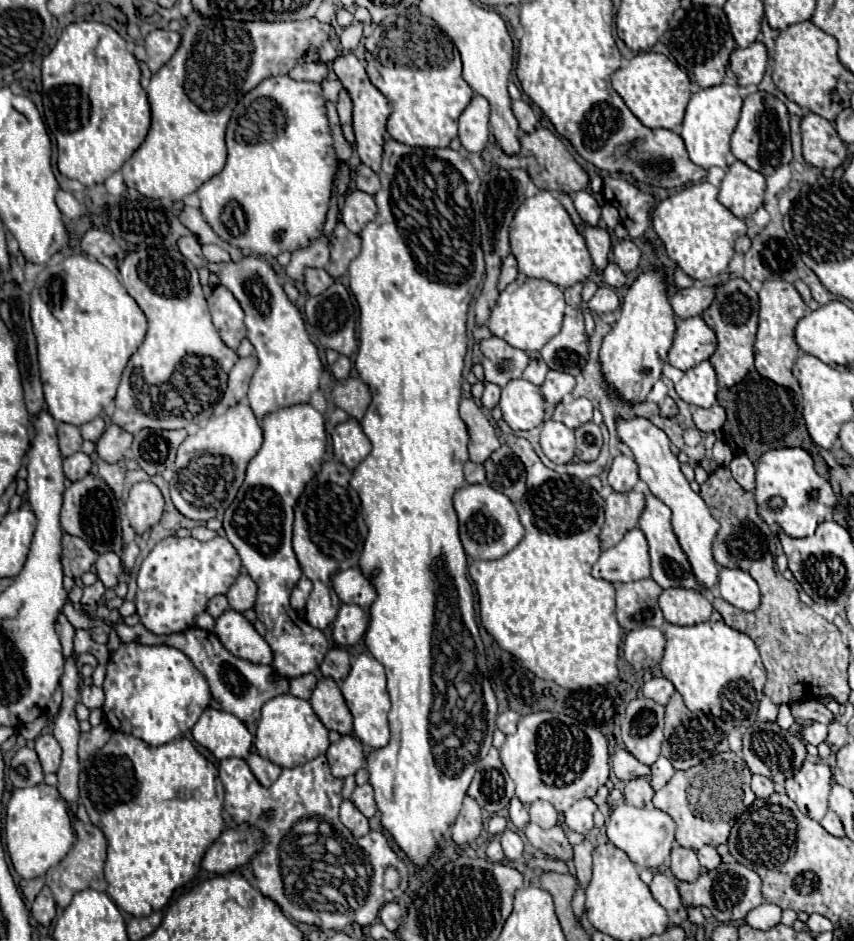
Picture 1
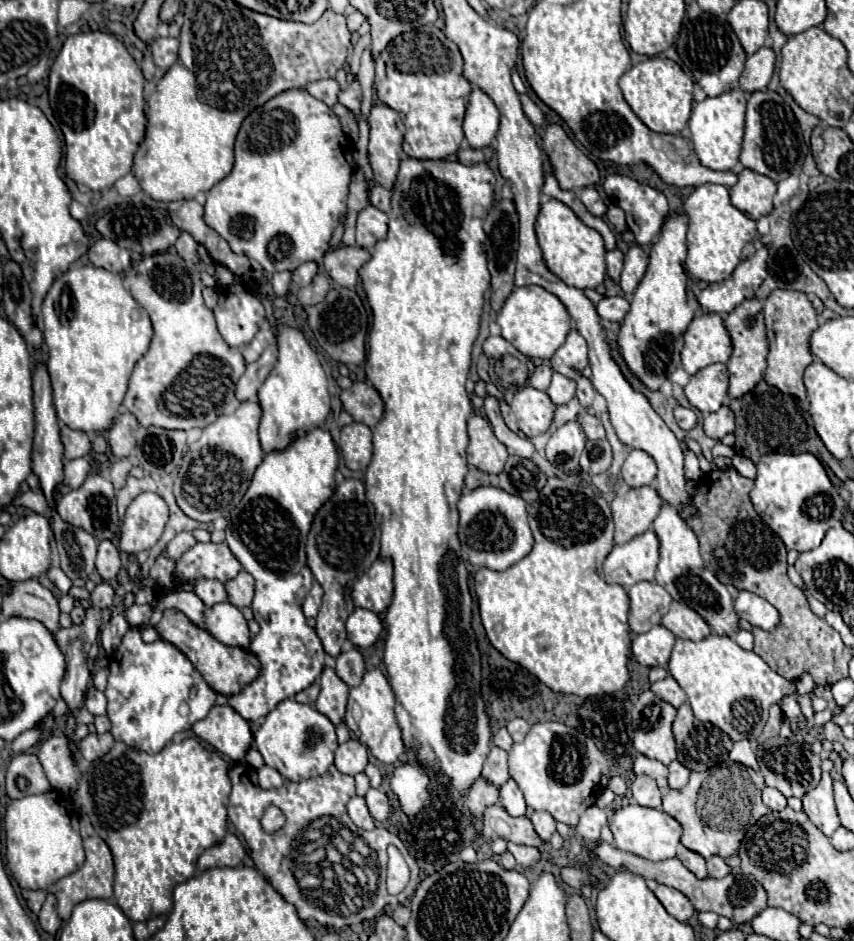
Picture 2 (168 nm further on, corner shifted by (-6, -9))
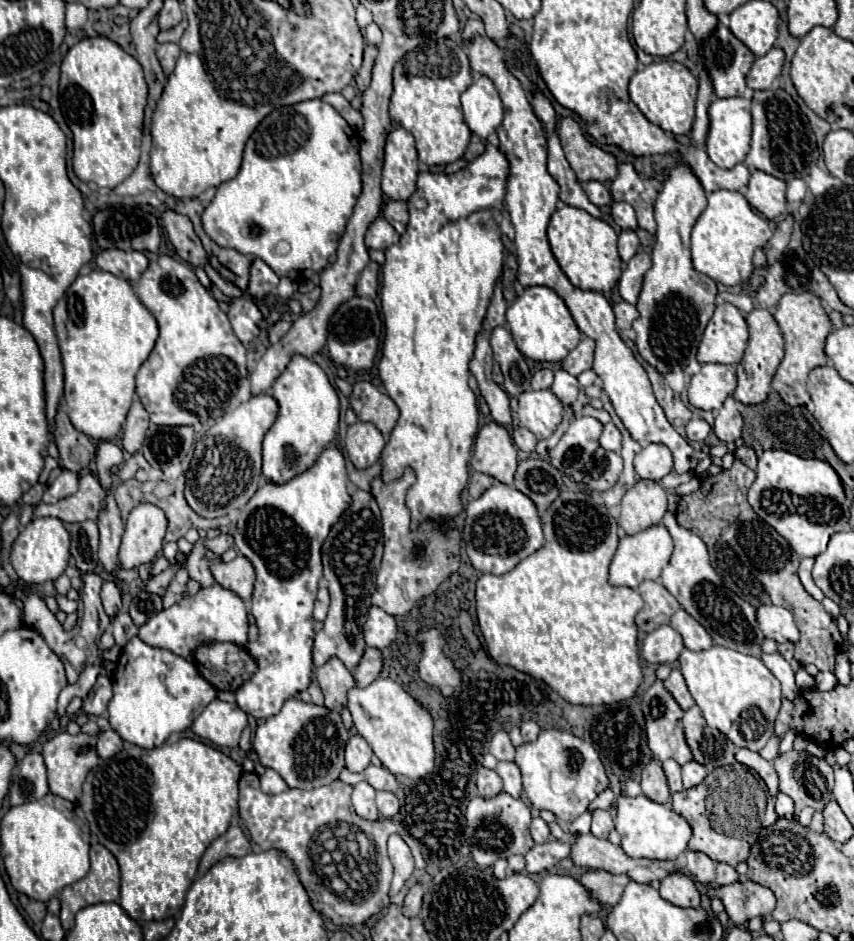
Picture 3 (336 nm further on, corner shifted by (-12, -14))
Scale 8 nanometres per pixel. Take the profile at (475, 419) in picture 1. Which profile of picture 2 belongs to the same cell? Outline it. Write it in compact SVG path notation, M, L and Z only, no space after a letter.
M472 415L468 419L468 465L476 467L484 473L498 475L504 469L504 463L508 459L506 447L494 437L492 425L482 415Z

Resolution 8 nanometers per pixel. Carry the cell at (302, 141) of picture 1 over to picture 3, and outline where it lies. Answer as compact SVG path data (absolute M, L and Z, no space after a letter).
M316 98L282 106L270 112L254 130L246 144L240 172L218 186L214 200L202 212L202 226L218 246L254 254L280 278L286 276L304 282L324 270L328 258L336 252L338 240L362 192L360 172L360 136L330 104Z

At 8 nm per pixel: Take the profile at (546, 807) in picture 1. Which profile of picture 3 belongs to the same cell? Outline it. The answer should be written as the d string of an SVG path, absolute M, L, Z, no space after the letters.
M536 814L534 818L532 818L532 824L530 824L530 834L532 834L532 838L534 838L534 842L536 844L544 844L544 842L548 842L550 840L550 830L548 830L548 824Z

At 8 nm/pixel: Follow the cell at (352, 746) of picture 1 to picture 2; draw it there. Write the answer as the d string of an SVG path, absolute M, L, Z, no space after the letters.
M350 739L336 749L336 769L344 775L358 775L368 765L368 749L358 739Z

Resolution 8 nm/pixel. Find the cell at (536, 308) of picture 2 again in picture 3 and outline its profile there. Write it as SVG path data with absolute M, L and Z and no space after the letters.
M548 286L526 288L524 294L520 294L506 310L506 320L518 350L536 362L560 362L582 340L582 332L578 330L564 300Z

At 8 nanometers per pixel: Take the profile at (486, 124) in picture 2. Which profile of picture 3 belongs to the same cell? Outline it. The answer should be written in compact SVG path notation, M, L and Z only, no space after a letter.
M476 76L460 96L464 120L470 130L486 140L502 122L502 100L488 76Z

